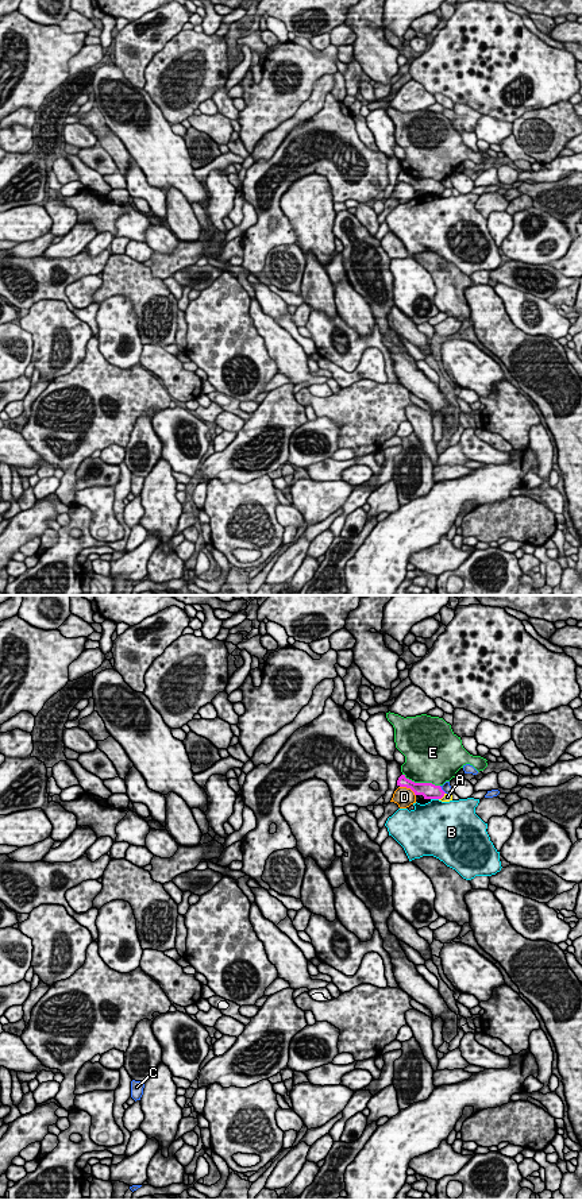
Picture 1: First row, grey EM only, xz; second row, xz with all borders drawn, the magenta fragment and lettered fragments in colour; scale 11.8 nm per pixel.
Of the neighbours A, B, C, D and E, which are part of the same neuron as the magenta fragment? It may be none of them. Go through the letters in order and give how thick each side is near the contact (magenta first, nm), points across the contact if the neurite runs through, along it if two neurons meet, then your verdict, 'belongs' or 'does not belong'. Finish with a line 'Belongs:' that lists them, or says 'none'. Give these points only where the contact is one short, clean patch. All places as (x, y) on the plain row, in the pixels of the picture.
A: 190 nm thick on the magenta side, 100 nm on the other; border along xz (444, 188), (439, 195); does not belong
B: 190 nm thick on the magenta side, 440 nm on the other; does not belong
C: 190 nm thick on the magenta side, 120 nm on the other; does not belong
D: 190 nm thick on the magenta side, 240 nm on the other; border along xz (400, 181), (408, 182), (415, 191); does not belong
E: 190 nm thick on the magenta side, 480 nm on the other; does not belong
Belongs: none

